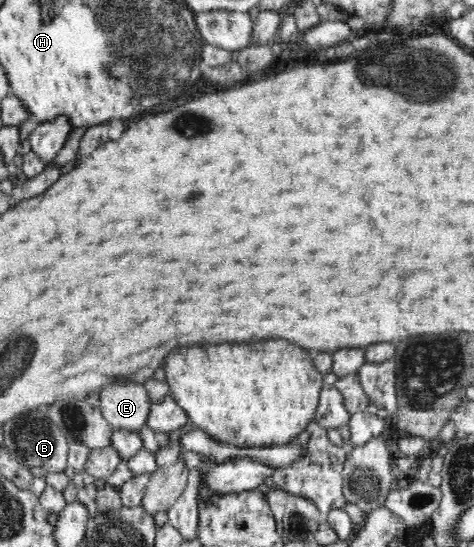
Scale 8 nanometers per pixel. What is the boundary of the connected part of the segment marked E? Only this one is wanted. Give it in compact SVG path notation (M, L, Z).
M112 381L100 390L100 409L114 430L138 432L146 424L151 402L140 382Z

